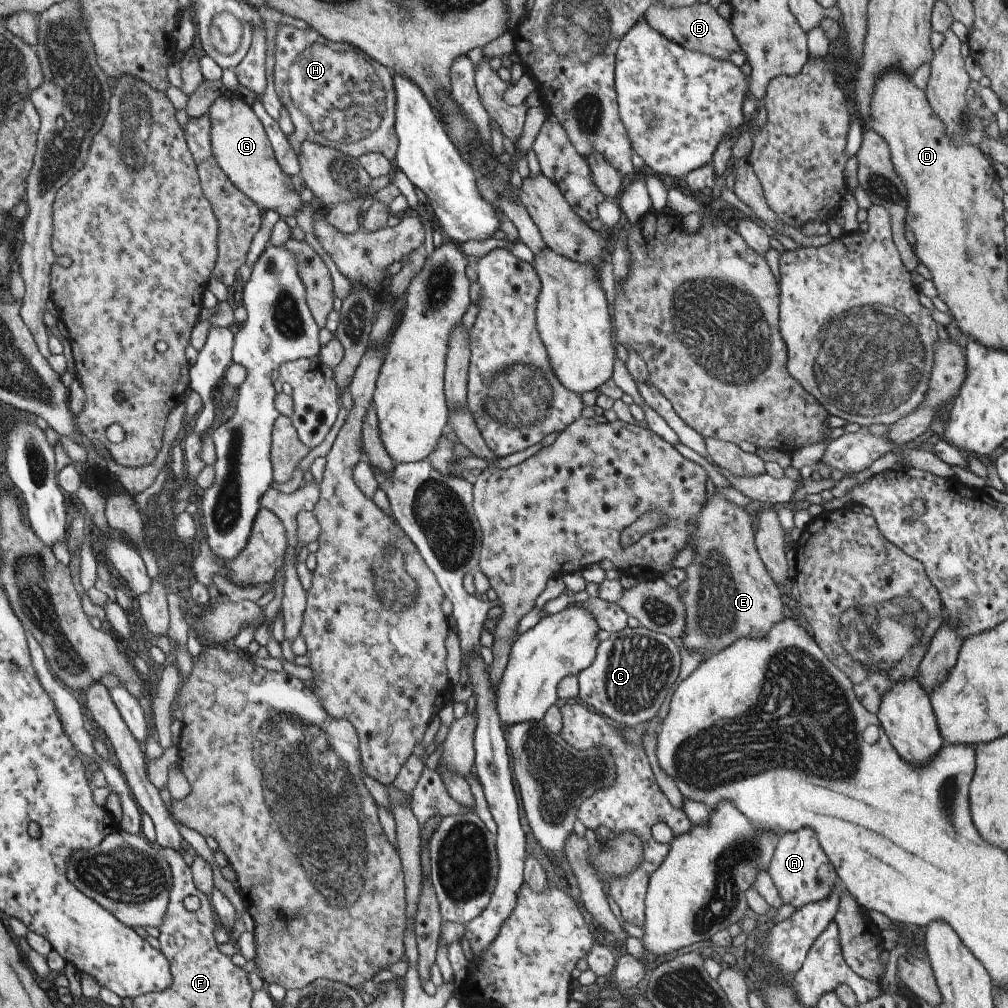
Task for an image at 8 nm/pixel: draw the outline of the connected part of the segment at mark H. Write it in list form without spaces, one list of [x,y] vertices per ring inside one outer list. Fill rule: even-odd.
[[[279,21],[276,25],[274,88],[294,125],[294,132],[288,134],[286,139],[296,156],[300,154],[302,144],[308,140],[357,159],[366,153],[380,153],[394,163],[399,142],[394,128],[396,99],[391,71],[354,46],[332,45],[312,27],[294,28]]]

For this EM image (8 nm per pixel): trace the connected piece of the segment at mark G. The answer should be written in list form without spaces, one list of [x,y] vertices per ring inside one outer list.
[[[225,90],[212,103],[207,113],[212,122],[212,154],[226,178],[264,212],[274,210],[282,219],[285,216],[296,216],[304,200],[294,188],[291,176],[276,161],[268,134],[251,106],[238,94]]]

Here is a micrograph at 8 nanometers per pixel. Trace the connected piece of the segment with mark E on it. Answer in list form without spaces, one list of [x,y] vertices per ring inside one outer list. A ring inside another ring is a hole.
[[[715,491],[704,502],[696,522],[696,530],[688,540],[688,543],[694,546],[694,562],[685,569],[686,580],[677,586],[677,590],[680,600],[686,606],[686,630],[682,642],[689,650],[700,650],[708,658],[740,638],[764,638],[770,628],[776,622],[782,622],[785,617],[778,585],[770,578],[768,568],[758,554],[753,512],[728,502],[724,494]]]

